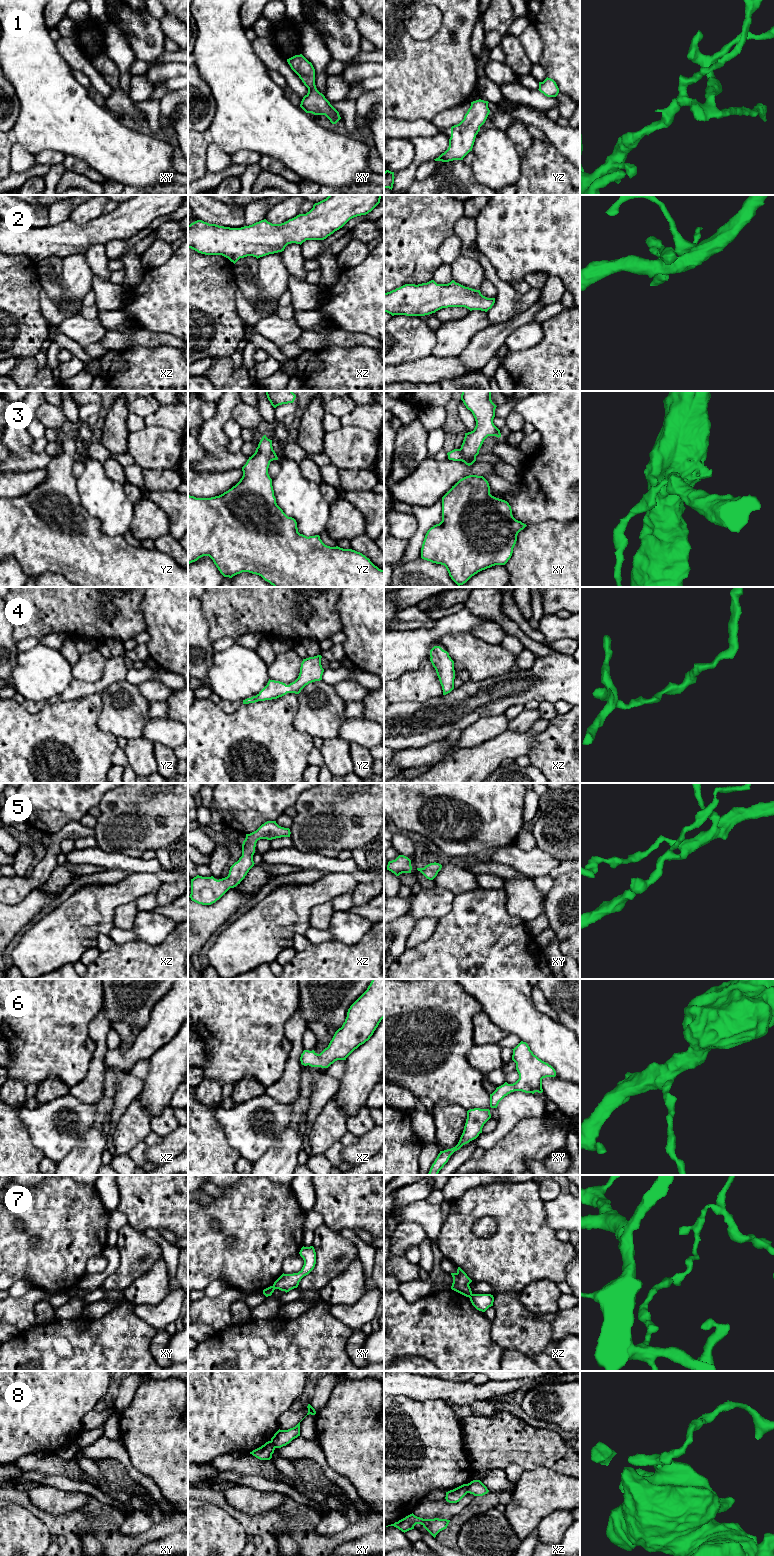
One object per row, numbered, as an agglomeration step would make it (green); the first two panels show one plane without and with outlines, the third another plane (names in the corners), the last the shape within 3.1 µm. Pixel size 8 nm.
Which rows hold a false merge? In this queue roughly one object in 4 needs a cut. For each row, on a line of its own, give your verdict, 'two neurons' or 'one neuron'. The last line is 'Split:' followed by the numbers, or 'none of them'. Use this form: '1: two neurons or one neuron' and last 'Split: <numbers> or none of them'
1: one neuron
2: one neuron
3: two neurons
4: one neuron
5: one neuron
6: one neuron
7: two neurons
8: two neurons
Split: 3, 7, 8

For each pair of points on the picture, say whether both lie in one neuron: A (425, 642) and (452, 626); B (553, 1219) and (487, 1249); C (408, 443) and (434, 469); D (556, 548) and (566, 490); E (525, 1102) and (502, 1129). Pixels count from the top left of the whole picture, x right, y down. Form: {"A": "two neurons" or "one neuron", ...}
{"A": "one neuron", "B": "two neurons", "C": "two neurons", "D": "two neurons", "E": "one neuron"}

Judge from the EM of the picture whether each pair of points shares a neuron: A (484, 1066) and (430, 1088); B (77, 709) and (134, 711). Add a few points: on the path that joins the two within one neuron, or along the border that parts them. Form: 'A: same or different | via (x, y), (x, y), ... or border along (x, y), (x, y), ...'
A: different | border along (472, 1046), (467, 1052), (466, 1059), (484, 1075)
B: different | border along (102, 694), (102, 710), (97, 726), (108, 733)

